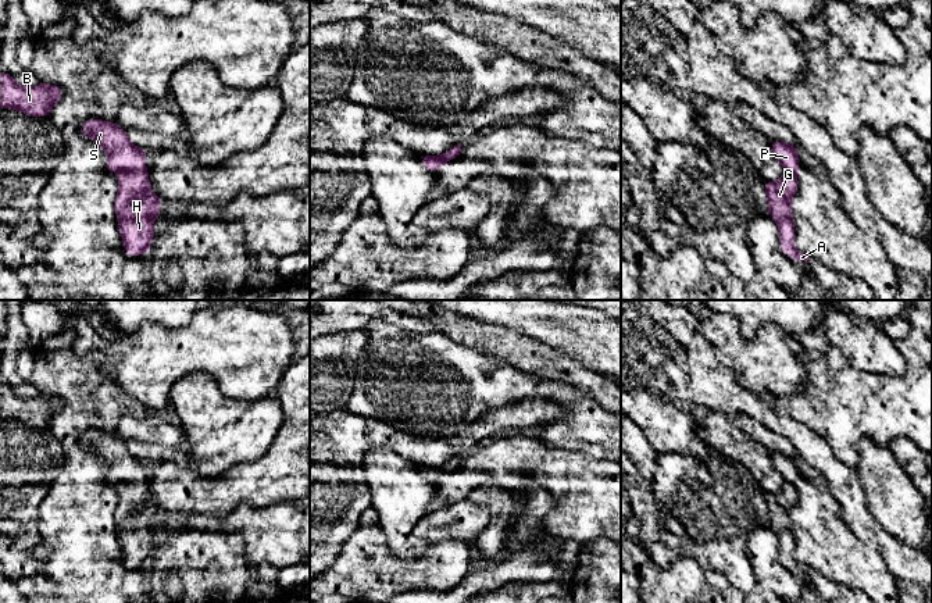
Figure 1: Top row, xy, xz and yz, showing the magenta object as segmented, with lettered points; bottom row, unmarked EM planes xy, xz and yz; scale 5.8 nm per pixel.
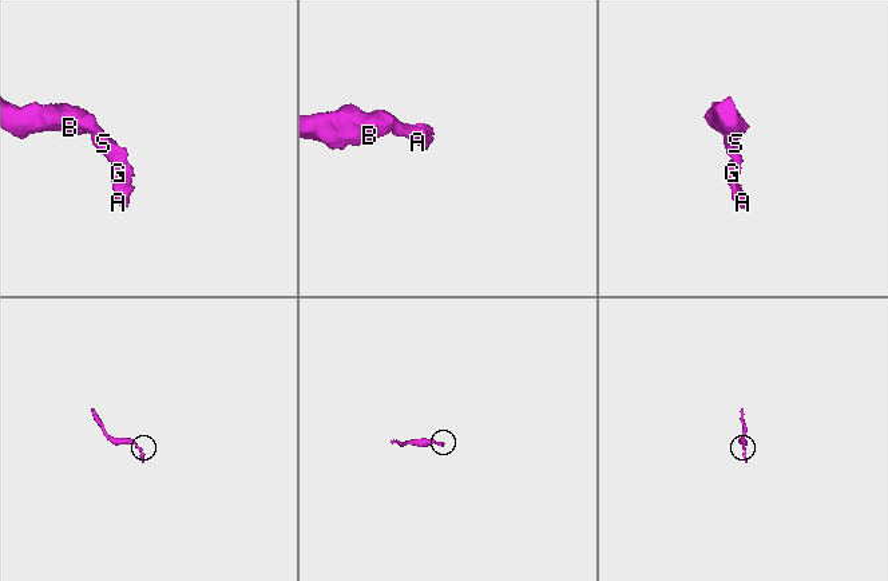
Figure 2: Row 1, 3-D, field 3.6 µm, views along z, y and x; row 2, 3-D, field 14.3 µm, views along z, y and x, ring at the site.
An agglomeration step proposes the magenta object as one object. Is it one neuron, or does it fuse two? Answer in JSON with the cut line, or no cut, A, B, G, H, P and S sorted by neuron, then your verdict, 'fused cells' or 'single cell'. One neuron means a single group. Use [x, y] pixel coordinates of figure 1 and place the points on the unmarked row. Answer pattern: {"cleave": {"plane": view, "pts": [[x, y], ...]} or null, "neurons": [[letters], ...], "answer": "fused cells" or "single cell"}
{"cleave": null, "neurons": [["A", "B", "G", "H", "P", "S"]], "answer": "single cell"}

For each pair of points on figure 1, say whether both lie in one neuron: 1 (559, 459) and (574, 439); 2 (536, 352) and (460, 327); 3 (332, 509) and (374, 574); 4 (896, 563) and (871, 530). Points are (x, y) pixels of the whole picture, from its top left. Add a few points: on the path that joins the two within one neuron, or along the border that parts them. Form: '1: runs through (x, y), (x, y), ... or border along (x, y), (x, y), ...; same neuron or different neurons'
1: border along (536, 436), (549, 445), (585, 452), (597, 457); different neurons
2: runs through (517, 350), (500, 343), (479, 324); same neuron
3: border along (359, 525), (331, 563); different neurons
4: runs through (896, 555), (879, 538); same neuron

